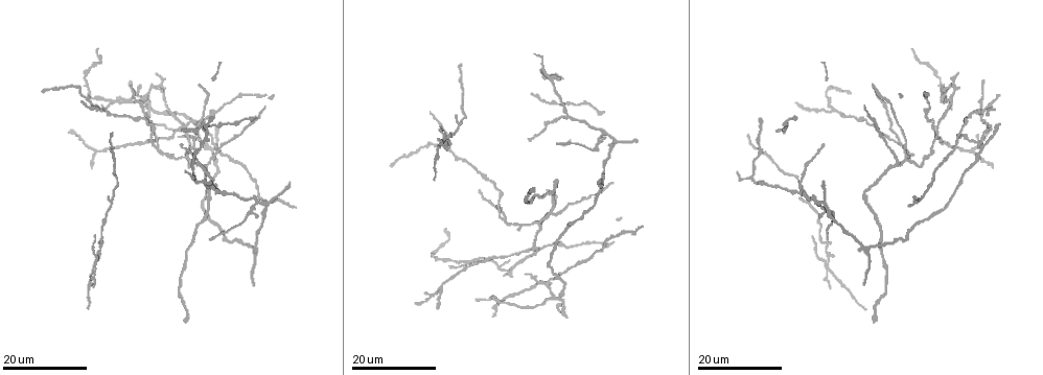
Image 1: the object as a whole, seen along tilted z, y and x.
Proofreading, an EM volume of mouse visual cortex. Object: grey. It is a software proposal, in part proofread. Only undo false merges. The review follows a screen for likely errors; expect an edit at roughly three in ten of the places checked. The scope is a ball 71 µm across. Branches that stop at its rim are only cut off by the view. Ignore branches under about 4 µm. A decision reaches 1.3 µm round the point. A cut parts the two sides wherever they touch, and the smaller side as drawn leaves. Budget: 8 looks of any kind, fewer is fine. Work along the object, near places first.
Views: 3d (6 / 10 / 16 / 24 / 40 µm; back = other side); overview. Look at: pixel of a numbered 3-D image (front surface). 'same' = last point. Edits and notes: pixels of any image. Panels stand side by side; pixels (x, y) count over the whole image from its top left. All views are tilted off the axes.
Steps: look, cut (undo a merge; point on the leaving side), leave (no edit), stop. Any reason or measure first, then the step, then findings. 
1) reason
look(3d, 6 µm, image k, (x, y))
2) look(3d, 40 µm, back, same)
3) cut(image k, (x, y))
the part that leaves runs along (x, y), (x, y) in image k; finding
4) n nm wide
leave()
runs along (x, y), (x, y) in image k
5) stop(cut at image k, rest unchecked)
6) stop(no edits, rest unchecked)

three-way junction
look(3d, 16 µm, image 1, (824, 265))

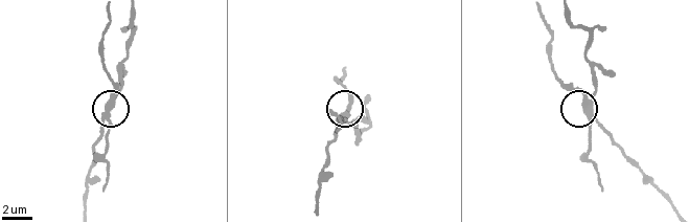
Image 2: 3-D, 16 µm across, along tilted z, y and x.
look(3d, 10 µm, image 2, (585, 103))

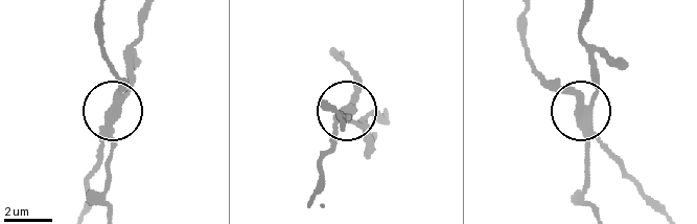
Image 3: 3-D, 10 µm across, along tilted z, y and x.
look(3d, 6 µm, image 3, (580, 108))

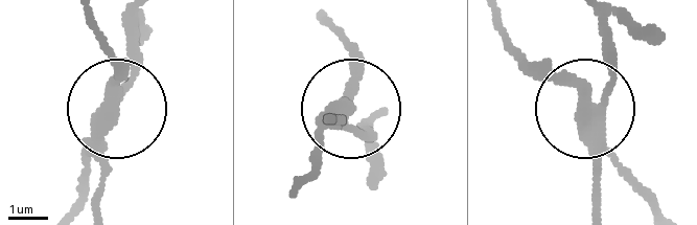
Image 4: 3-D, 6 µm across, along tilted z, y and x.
side arm 8 µm
cut(image 4, (126, 79))
the part that leaves runs along (105, 130), (85, 166), (82, 207) in image 4; two neurons meet here

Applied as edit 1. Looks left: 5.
two arms in line, one across
look(3d, 24 µm, image 1, (895, 165))

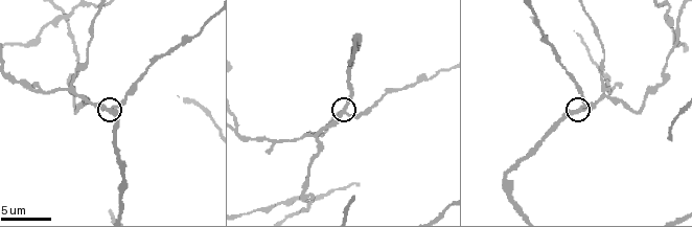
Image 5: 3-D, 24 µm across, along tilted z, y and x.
look(3d, 10 µm, image 5, (110, 106))

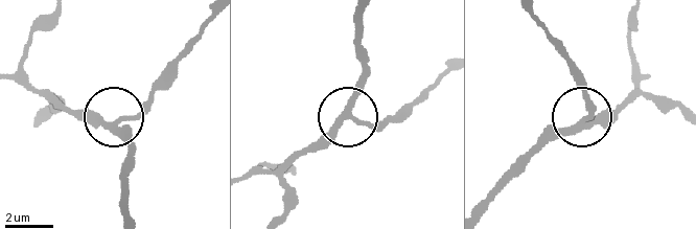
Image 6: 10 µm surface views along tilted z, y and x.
leave()
continuous, no second neuron

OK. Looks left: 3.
thin arm on a thick one
look(3d, 24 µm, image 1, (565, 117))

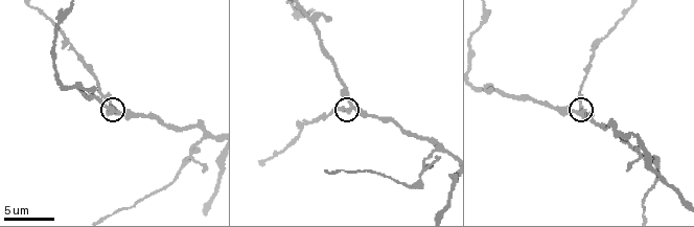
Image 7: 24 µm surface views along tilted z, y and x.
look(3d, 10 µm, image 7, (351, 106))

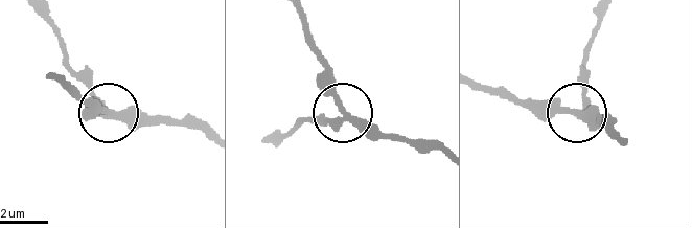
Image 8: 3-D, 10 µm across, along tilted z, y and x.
side arm 17 µm; 3 arms
leave()
continuous, no second neuron

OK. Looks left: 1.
three arms meet
look(3d, 6 µm, image 5, (67, 15))

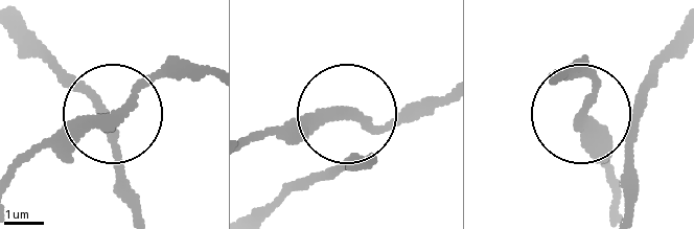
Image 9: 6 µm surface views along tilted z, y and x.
230 nm wide
leave()
one neuron here

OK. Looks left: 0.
stop(cut at image 4, rest unchecked)

